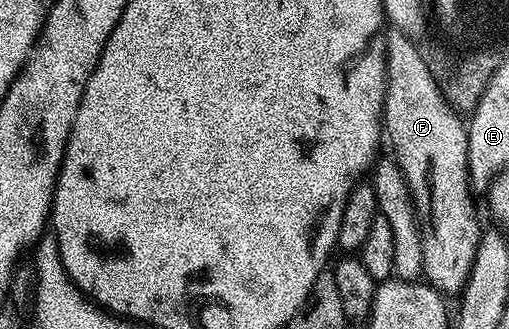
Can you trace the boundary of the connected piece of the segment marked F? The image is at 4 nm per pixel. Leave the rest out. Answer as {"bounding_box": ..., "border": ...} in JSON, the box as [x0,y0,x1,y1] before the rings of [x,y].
{"bounding_box":[383,31,481,295],"border":[[[396,31],[396,33],[388,32],[385,37],[385,44],[387,46],[387,93],[383,96],[383,119],[385,122],[385,129],[386,132],[387,129],[391,132],[391,143],[395,147],[395,150],[393,150],[393,156],[395,160],[399,162],[399,170],[403,173],[403,178],[405,178],[408,184],[411,185],[415,185],[415,183],[419,182],[423,183],[424,186],[420,193],[417,193],[417,197],[420,202],[422,202],[421,200],[427,201],[427,207],[425,207],[426,225],[422,230],[423,245],[421,247],[421,255],[423,256],[423,264],[421,273],[425,278],[426,284],[432,285],[436,292],[442,295],[449,295],[449,293],[458,294],[467,284],[468,277],[471,273],[471,265],[474,263],[475,251],[481,238],[479,217],[475,214],[475,203],[471,199],[471,196],[473,196],[471,178],[468,177],[467,171],[468,130],[465,128],[464,118],[460,116],[458,112],[453,111],[450,102],[448,102],[444,97],[438,82],[435,81],[435,77],[431,74],[429,67],[426,66],[426,61],[422,58],[422,55],[419,52],[419,47],[411,42],[411,38],[402,31]]]}

